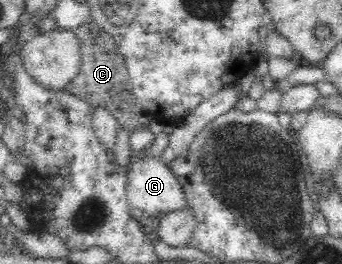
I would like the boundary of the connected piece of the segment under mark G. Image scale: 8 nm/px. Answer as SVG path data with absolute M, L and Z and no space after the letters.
M132 152L130 156L130 169L126 172L127 198L132 208L137 208L145 216L161 218L165 213L187 209L187 199L182 184L174 175L170 165L161 163L159 157L146 157L139 159L138 152Z

